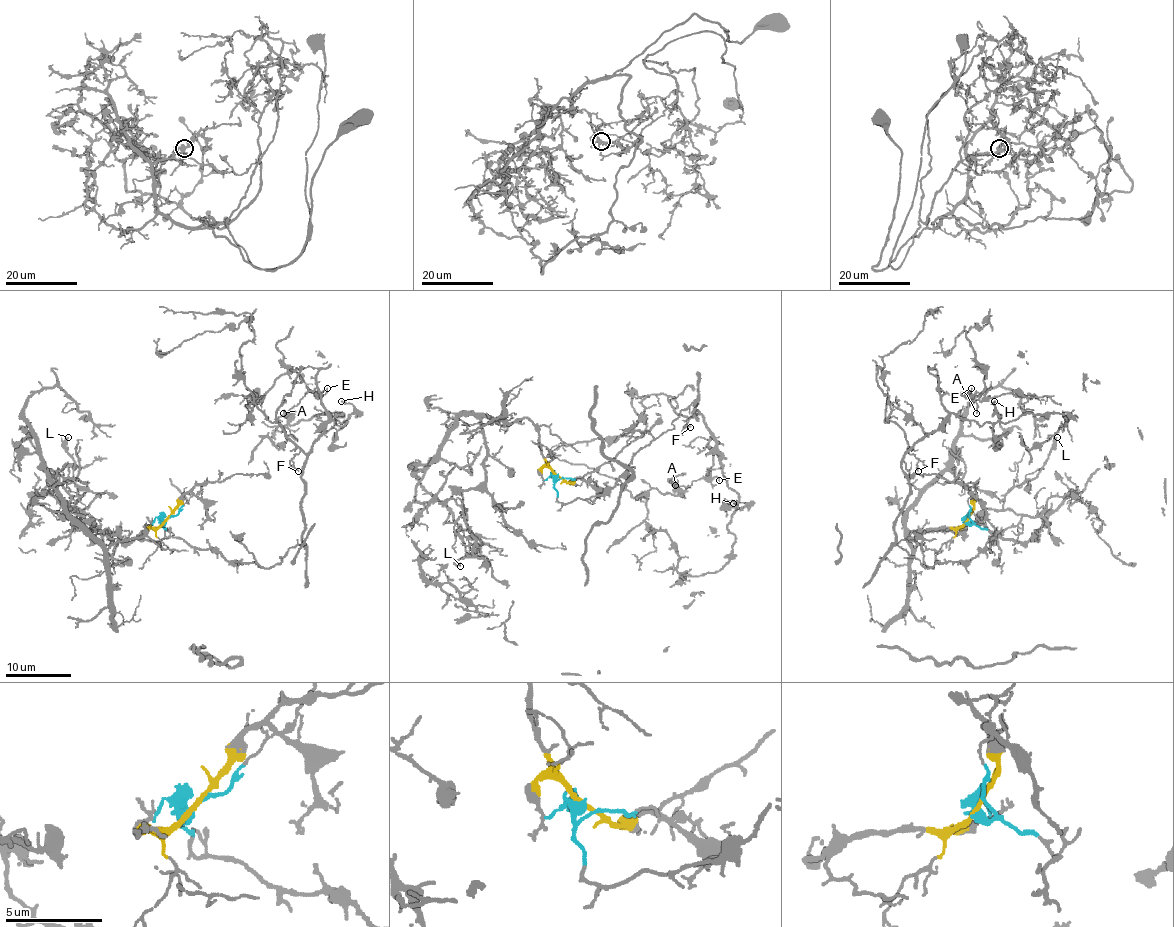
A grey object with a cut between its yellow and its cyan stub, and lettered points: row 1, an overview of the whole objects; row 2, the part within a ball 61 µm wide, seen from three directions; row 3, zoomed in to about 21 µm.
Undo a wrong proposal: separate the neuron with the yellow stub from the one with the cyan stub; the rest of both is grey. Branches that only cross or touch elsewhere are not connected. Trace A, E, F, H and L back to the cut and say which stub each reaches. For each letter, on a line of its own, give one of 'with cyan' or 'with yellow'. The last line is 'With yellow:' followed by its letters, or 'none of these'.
A: with cyan
E: with cyan
F: with cyan
H: with cyan
L: with yellow
With yellow: L

